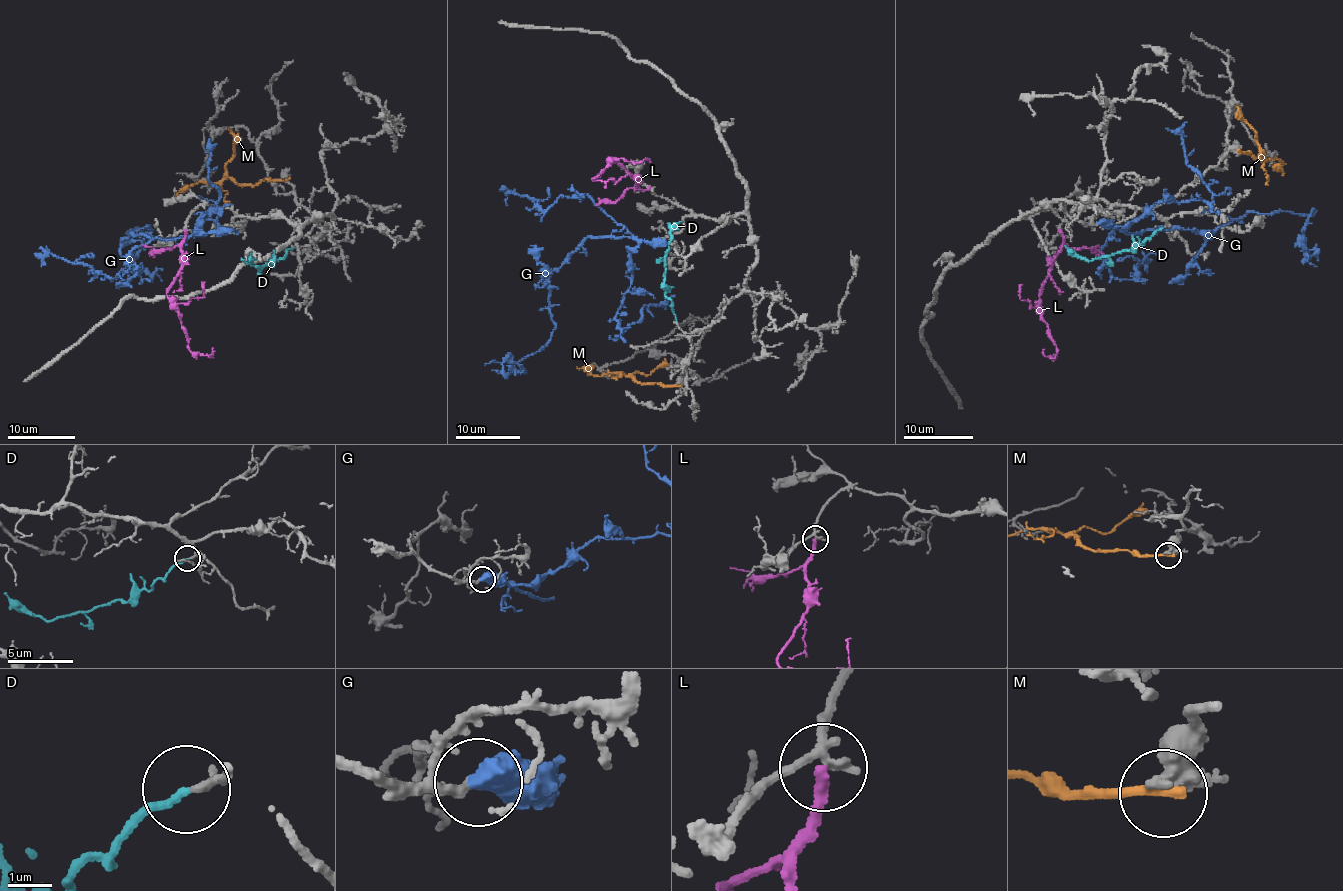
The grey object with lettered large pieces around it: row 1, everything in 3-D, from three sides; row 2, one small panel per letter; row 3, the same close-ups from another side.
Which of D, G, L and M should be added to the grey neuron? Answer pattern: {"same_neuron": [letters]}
{"same_neuron": ["D", "G"]}

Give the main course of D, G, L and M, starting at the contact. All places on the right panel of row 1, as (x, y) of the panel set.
D: (1162, 228), (1131, 251), (1122, 249), (1093, 260), (1079, 258), (1065, 246)
G: (1099, 224), (1130, 235), (1216, 231), (1253, 210), (1315, 210), (1303, 239), (1316, 252), (1300, 250)
L: (1059, 229), (1062, 247), (1053, 259), (1039, 302), (1041, 316), (1056, 352), (1051, 357), (1045, 356), (1044, 349)
M: (1240, 151), (1251, 153), (1255, 159), (1261, 160), (1262, 153), (1264, 153), (1263, 159), (1283, 161), (1282, 175)

